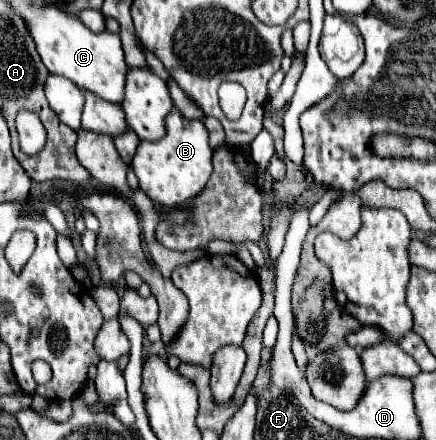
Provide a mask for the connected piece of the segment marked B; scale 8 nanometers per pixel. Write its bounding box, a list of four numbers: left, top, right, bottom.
[131,110,211,206]

